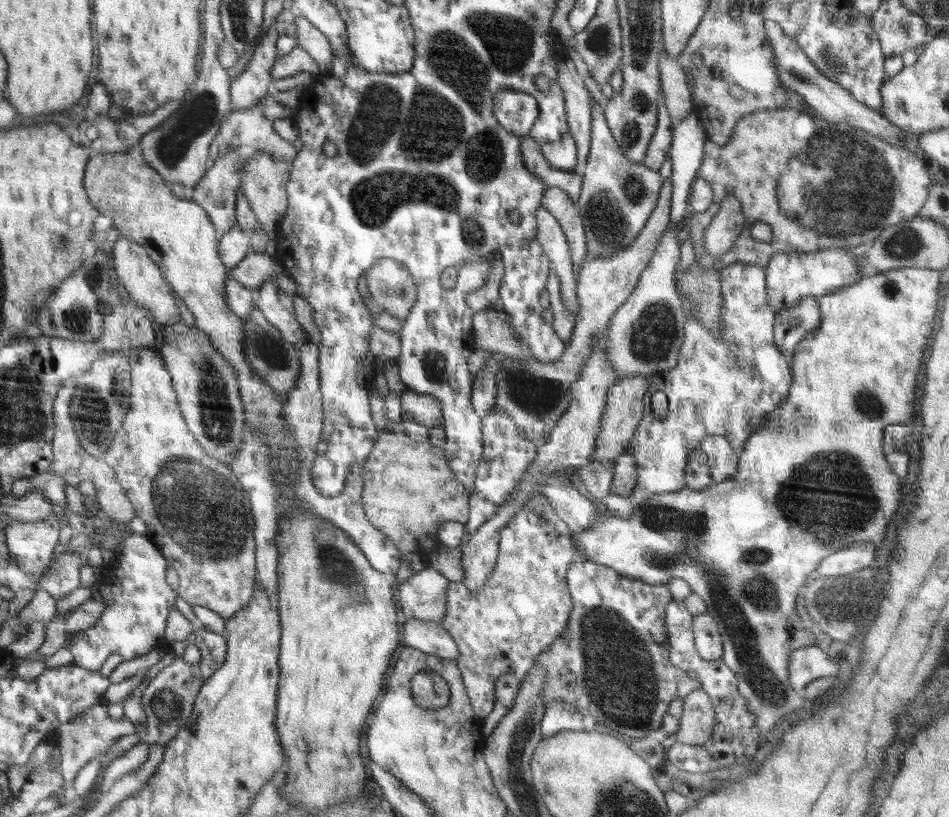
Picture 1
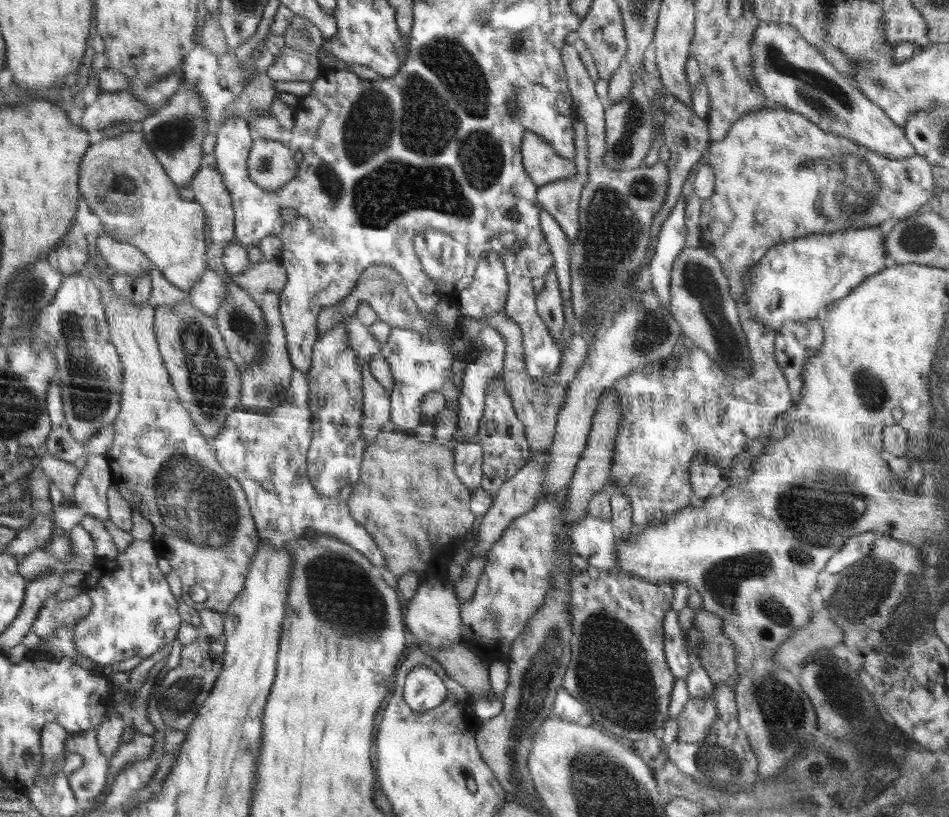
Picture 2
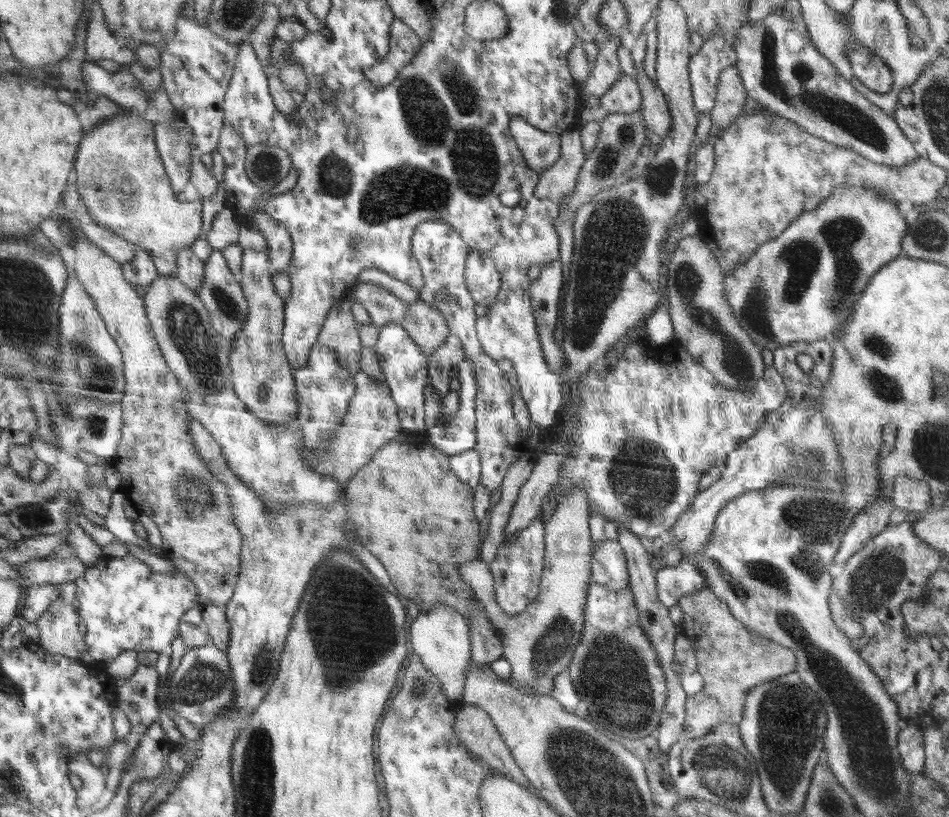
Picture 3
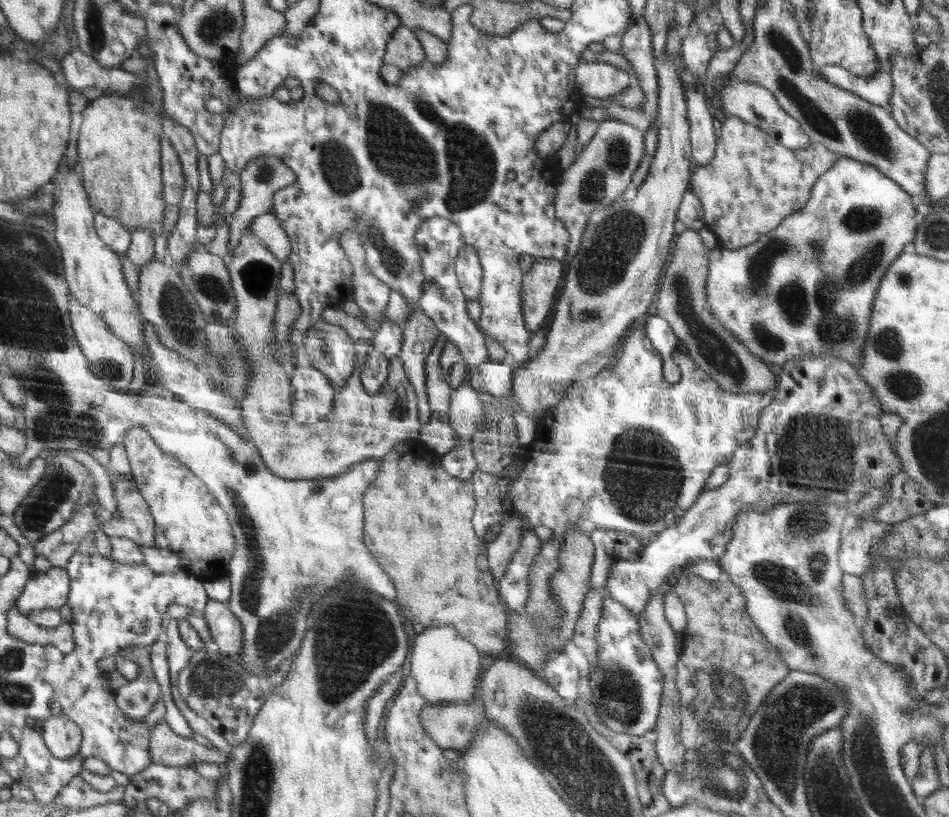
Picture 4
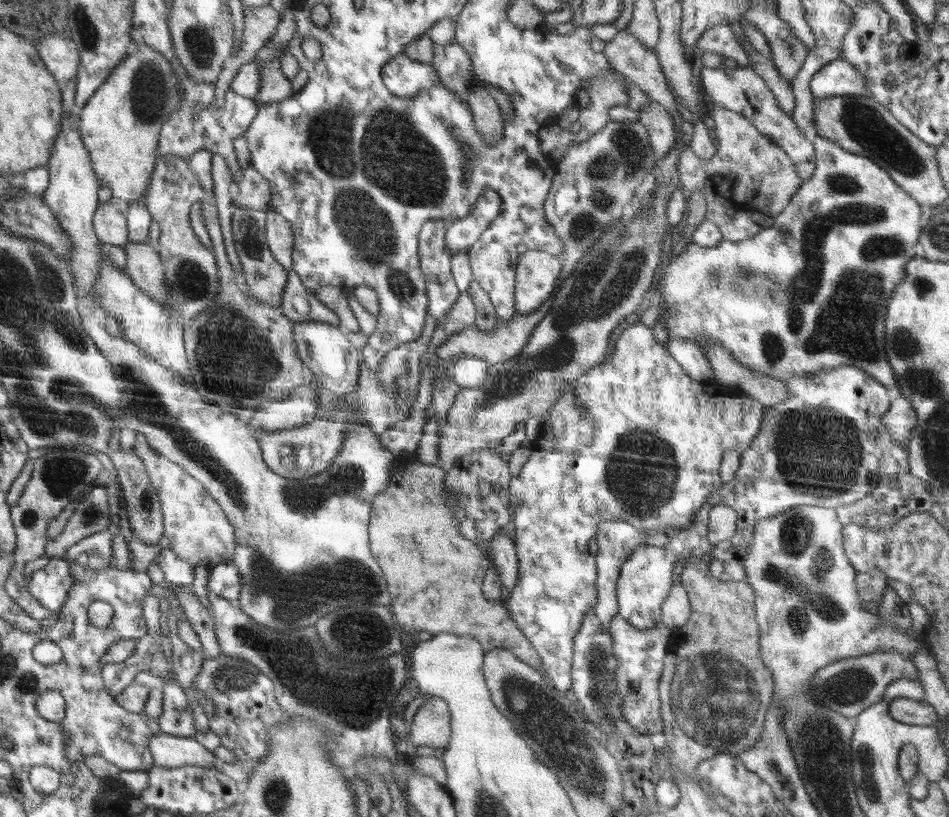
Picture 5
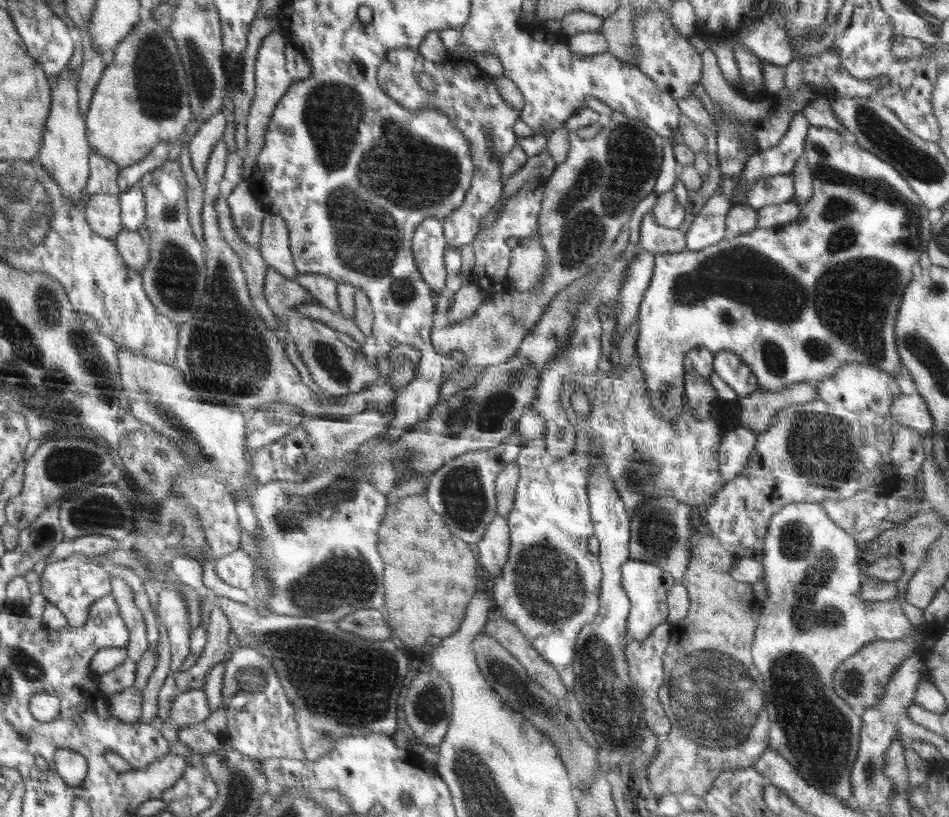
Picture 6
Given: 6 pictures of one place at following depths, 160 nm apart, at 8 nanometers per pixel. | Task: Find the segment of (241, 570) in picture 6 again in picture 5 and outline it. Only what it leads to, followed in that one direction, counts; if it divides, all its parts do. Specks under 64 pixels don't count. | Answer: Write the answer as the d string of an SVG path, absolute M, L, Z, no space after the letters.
M231 560L216 564L210 570L207 587L210 592L214 592L226 600L235 600L237 602L241 589L238 568L234 566Z

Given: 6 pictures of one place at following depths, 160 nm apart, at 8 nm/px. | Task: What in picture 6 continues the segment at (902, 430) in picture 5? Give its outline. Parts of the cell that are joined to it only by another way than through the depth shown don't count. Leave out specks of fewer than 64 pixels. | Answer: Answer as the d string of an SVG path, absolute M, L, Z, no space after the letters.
M902 374L896 378L900 387L901 395L894 399L893 406L890 407L891 415L904 426L913 428L925 437L933 430L933 418L922 395L915 392L916 384L912 378L906 380Z

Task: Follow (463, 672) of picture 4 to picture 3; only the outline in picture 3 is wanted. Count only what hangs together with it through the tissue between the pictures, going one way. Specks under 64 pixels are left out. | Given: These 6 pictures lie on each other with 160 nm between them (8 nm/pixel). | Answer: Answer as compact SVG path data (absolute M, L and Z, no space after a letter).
M439 604L427 612L420 612L417 619L412 621L410 630L414 654L421 657L421 663L438 679L447 701L461 702L467 670L471 664L469 624L453 608L447 604Z

